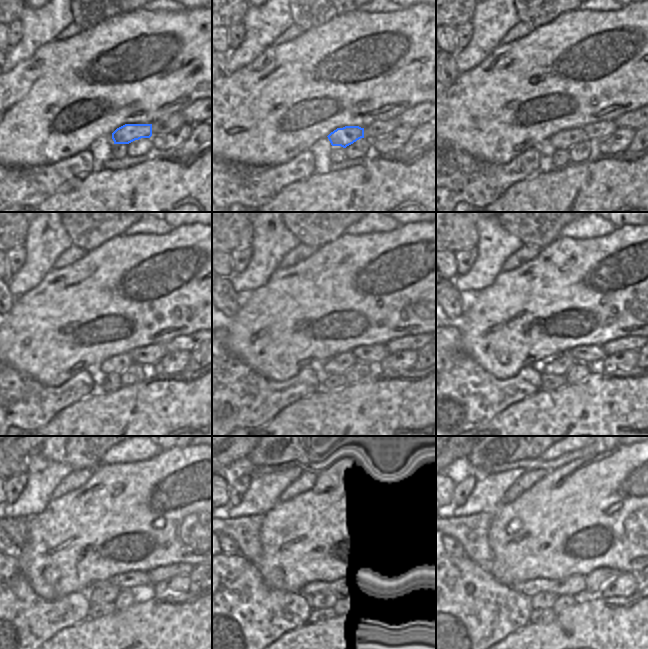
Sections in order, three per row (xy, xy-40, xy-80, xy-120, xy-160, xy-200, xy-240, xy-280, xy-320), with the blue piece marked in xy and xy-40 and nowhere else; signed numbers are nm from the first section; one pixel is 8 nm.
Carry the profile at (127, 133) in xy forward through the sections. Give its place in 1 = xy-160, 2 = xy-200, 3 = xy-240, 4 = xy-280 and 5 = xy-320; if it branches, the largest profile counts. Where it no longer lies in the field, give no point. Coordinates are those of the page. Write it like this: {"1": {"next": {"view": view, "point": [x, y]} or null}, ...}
{"1": {"next": {"view": "xy-160", "point": [340, 363]}}, "2": {"next": {"view": "xy-200", "point": [560, 364]}}, "3": {"next": {"view": "xy-240", "point": [105, 594]}}, "4": {"next": {"view": "xy-280", "point": [325, 598]}}, "5": {"next": {"view": "xy-320", "point": [543, 599]}}}

